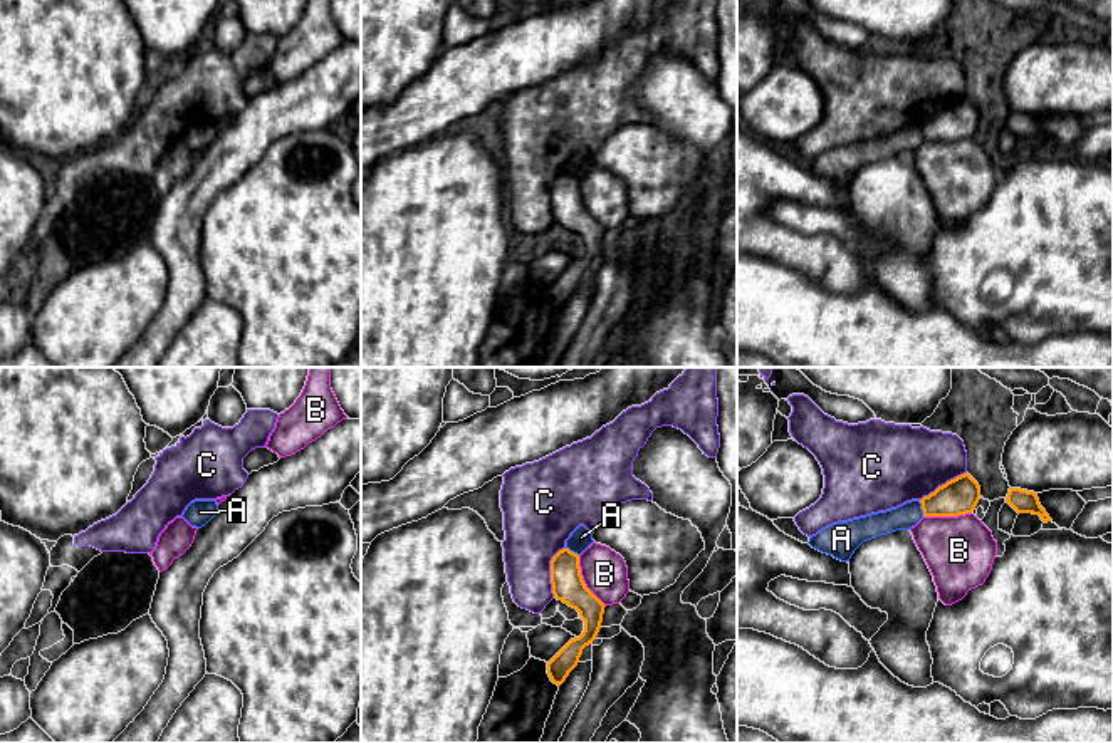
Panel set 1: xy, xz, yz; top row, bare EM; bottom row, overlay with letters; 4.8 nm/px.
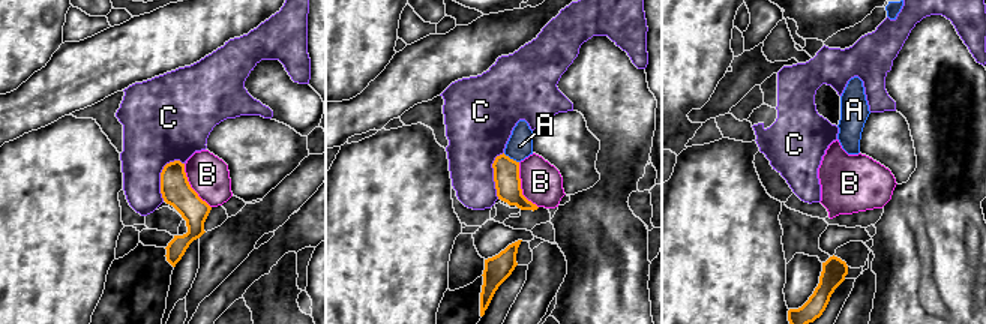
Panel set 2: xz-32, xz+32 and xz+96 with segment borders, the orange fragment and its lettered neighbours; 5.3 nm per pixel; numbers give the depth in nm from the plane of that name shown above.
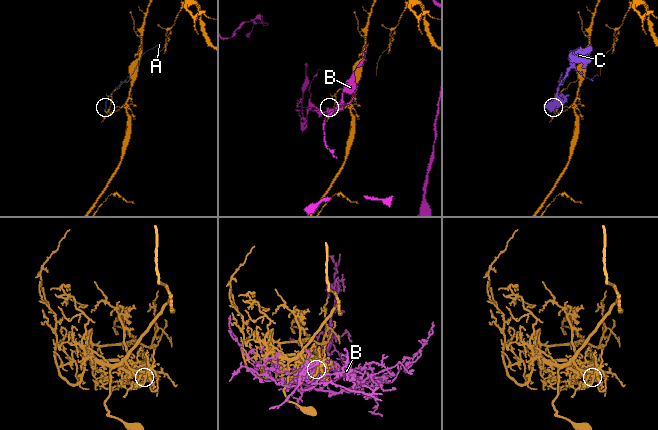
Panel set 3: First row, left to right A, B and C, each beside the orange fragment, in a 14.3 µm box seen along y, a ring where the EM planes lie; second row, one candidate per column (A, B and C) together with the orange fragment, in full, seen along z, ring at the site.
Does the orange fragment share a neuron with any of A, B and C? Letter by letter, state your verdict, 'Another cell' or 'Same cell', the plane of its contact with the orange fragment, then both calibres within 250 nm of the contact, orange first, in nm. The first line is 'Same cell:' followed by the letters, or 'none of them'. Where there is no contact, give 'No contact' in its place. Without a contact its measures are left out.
Same cell: none of them
A: Another cell. Touches orange in yz. Thickness 180 nm (orange) against 120 nm
B: Another cell. Touches orange in xz. Thickness 160 nm (orange) against 220 nm
C: Another cell. Touches orange in xz. Thickness 160 nm (orange) against 340 nm

